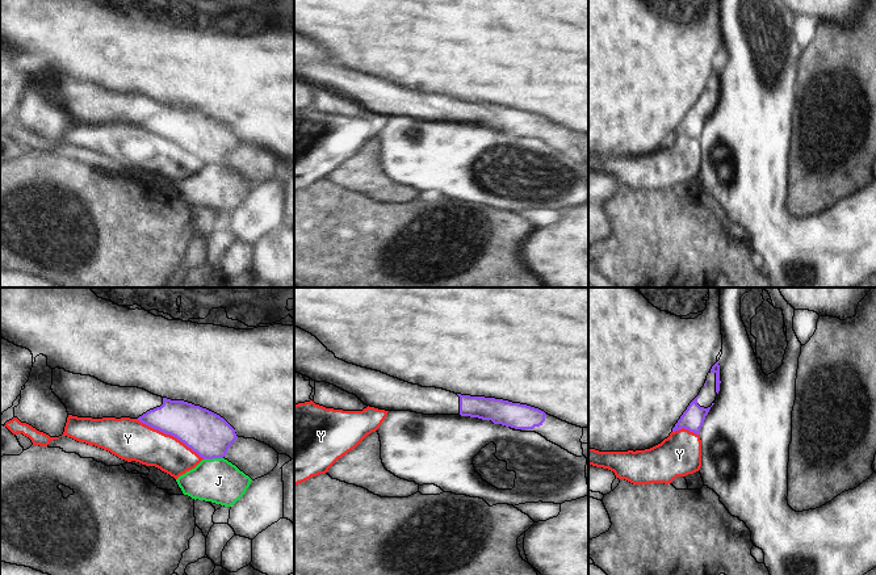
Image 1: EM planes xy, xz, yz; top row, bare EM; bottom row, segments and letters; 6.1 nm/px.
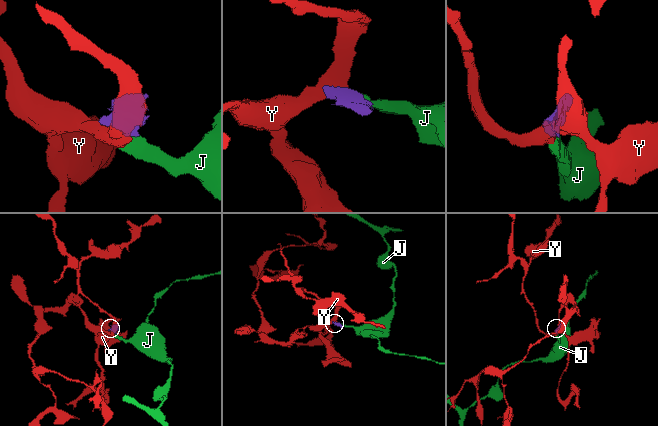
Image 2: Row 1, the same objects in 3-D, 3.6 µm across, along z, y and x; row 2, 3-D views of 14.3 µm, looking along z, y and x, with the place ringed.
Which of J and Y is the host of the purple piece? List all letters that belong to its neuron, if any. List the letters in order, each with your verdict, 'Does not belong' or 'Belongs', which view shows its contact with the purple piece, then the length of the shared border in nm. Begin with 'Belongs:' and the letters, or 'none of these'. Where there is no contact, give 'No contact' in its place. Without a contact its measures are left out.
Belongs: none of these
J: Does not belong. Touches purple in xy. Shared border 120 nm
Y: Does not belong. Touches purple in xy. Shared border 480 nm

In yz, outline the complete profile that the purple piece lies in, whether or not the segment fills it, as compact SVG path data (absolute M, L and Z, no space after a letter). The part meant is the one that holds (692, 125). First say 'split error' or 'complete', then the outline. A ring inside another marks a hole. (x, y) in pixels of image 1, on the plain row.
split error | M717 67L708 79L705 89L699 101L690 109L687 116L672 134L672 138L684 134L690 138L700 140L700 134L704 130L705 122L714 110L716 102L720 97L720 89L720 71Z

